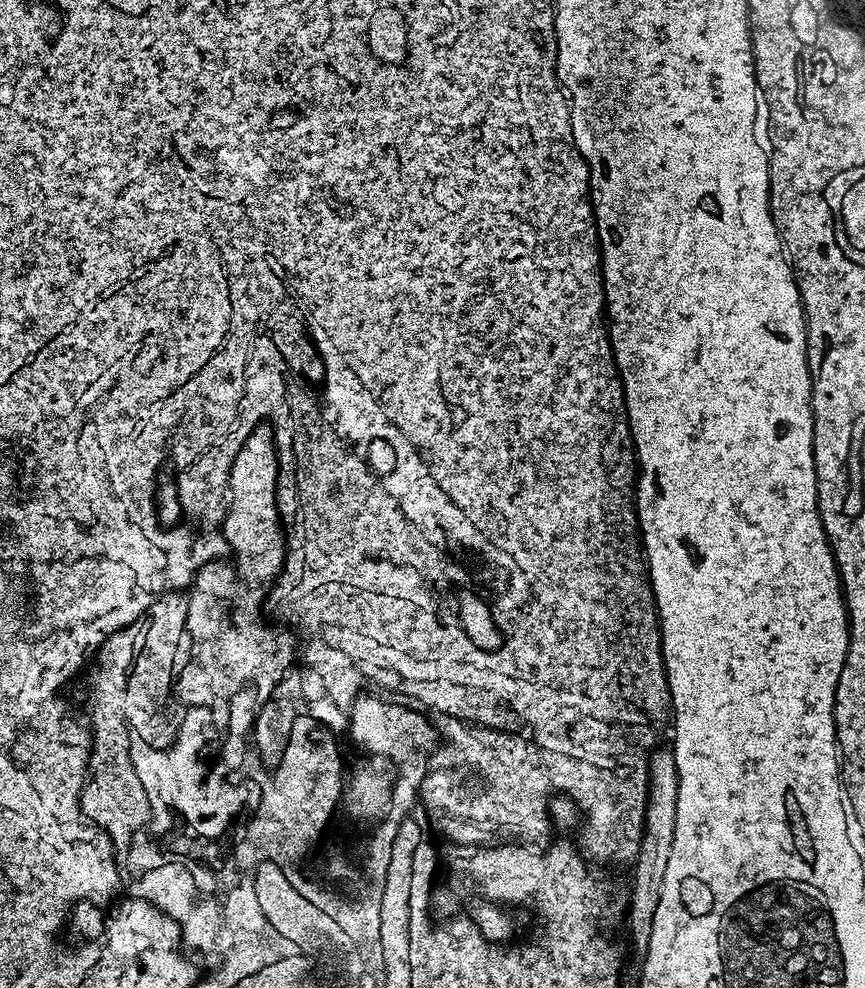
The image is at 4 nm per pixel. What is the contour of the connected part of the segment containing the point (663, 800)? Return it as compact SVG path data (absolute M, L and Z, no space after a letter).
M660 746L648 760L648 801L644 815L644 827L640 834L640 851L631 865L632 888L628 892L626 924L632 935L632 948L637 954L648 950L650 930L654 926L654 910L658 910L658 898L662 898L662 886L666 882L666 866L670 862L670 850L674 846L674 830L678 822L678 766L671 747Z

